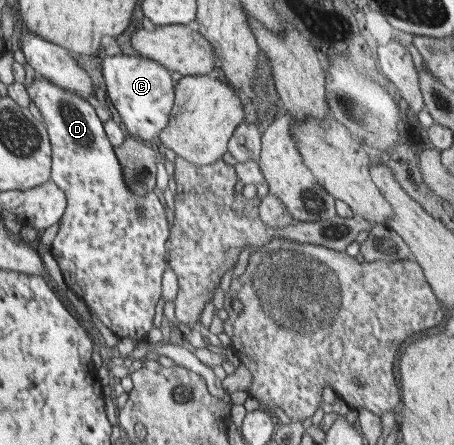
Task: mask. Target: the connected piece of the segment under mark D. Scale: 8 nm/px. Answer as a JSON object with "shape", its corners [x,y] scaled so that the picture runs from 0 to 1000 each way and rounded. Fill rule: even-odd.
{"shape":[[[79,171],[57,200],[59,222],[84,240],[112,317],[112,402],[148,443],[148,467],[130,492],[128,521],[115,546],[112,571],[134,604],[141,643],[187,676],[198,703],[211,706],[225,726],[256,755],[291,762],[324,757],[335,739],[339,694],[355,670],[357,625],[370,598],[361,582],[372,510],[355,440],[341,431],[297,438],[273,411],[264,364],[242,324],[229,283],[207,240],[148,209],[95,171]]]}

